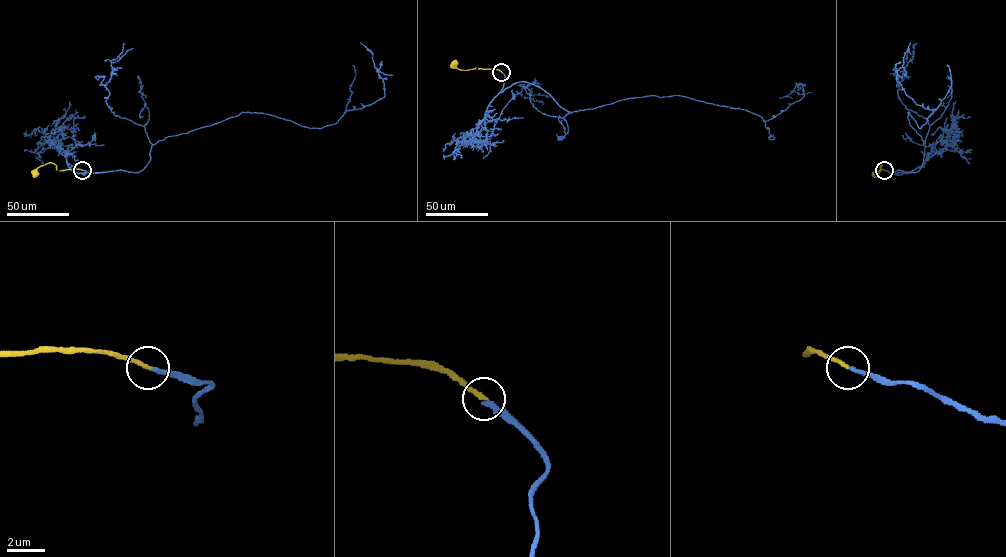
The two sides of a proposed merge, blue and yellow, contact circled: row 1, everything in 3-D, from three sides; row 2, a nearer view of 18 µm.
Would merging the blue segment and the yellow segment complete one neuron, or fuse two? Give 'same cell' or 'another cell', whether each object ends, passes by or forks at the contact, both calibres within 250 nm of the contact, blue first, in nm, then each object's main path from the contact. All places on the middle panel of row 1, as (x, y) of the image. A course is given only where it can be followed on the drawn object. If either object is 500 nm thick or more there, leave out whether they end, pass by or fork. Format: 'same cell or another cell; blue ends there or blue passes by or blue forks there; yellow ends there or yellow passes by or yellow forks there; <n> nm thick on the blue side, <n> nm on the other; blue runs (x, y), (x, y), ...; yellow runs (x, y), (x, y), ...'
same cell; blue ends there; yellow ends there; 200 nm thick on the blue side, 200 nm on the other; blue runs (501, 72), (501, 92), (526, 82), (571, 113), (682, 95), (768, 121), (802, 98), (802, 85), (779, 98); yellow runs (501, 72), (459, 69), (454, 63)

